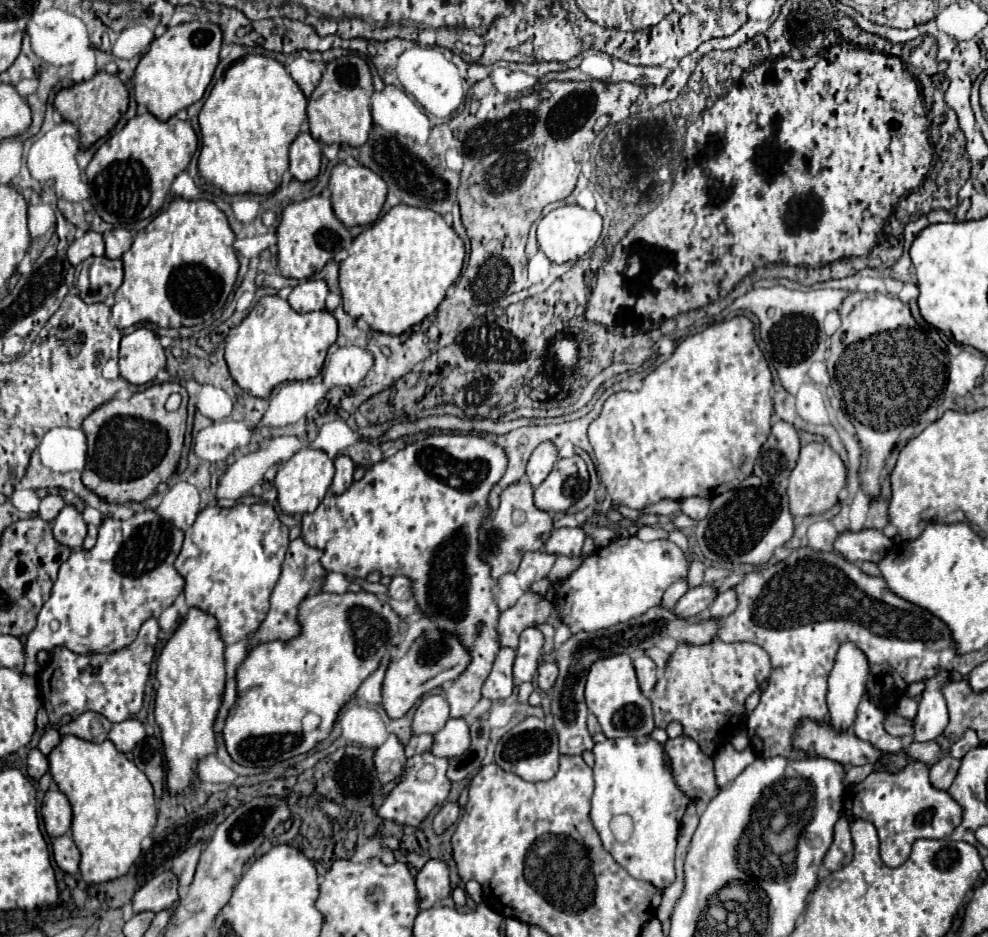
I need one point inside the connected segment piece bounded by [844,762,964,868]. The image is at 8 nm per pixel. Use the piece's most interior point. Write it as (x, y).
(904, 807)

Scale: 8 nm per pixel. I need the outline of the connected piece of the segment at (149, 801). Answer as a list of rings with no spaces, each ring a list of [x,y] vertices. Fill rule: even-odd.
[[[74,734],[62,736],[60,744],[48,754],[48,772],[52,774],[60,792],[64,792],[72,804],[74,818],[72,818],[72,838],[82,852],[80,872],[88,884],[100,884],[114,878],[124,876],[135,864],[140,856],[142,840],[152,832],[156,824],[156,800],[150,780],[142,770],[136,768],[110,740],[102,744],[82,740]]]

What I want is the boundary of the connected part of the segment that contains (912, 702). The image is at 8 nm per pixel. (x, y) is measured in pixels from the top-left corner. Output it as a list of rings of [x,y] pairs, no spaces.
[[[903,696],[898,704],[897,713],[910,720],[913,720],[916,716],[918,709],[918,703],[915,699],[908,696]]]

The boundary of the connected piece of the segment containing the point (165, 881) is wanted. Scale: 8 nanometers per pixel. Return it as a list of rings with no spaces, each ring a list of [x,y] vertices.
[[[166,870],[154,876],[134,894],[132,908],[134,912],[160,912],[178,902],[178,876],[172,870]]]

